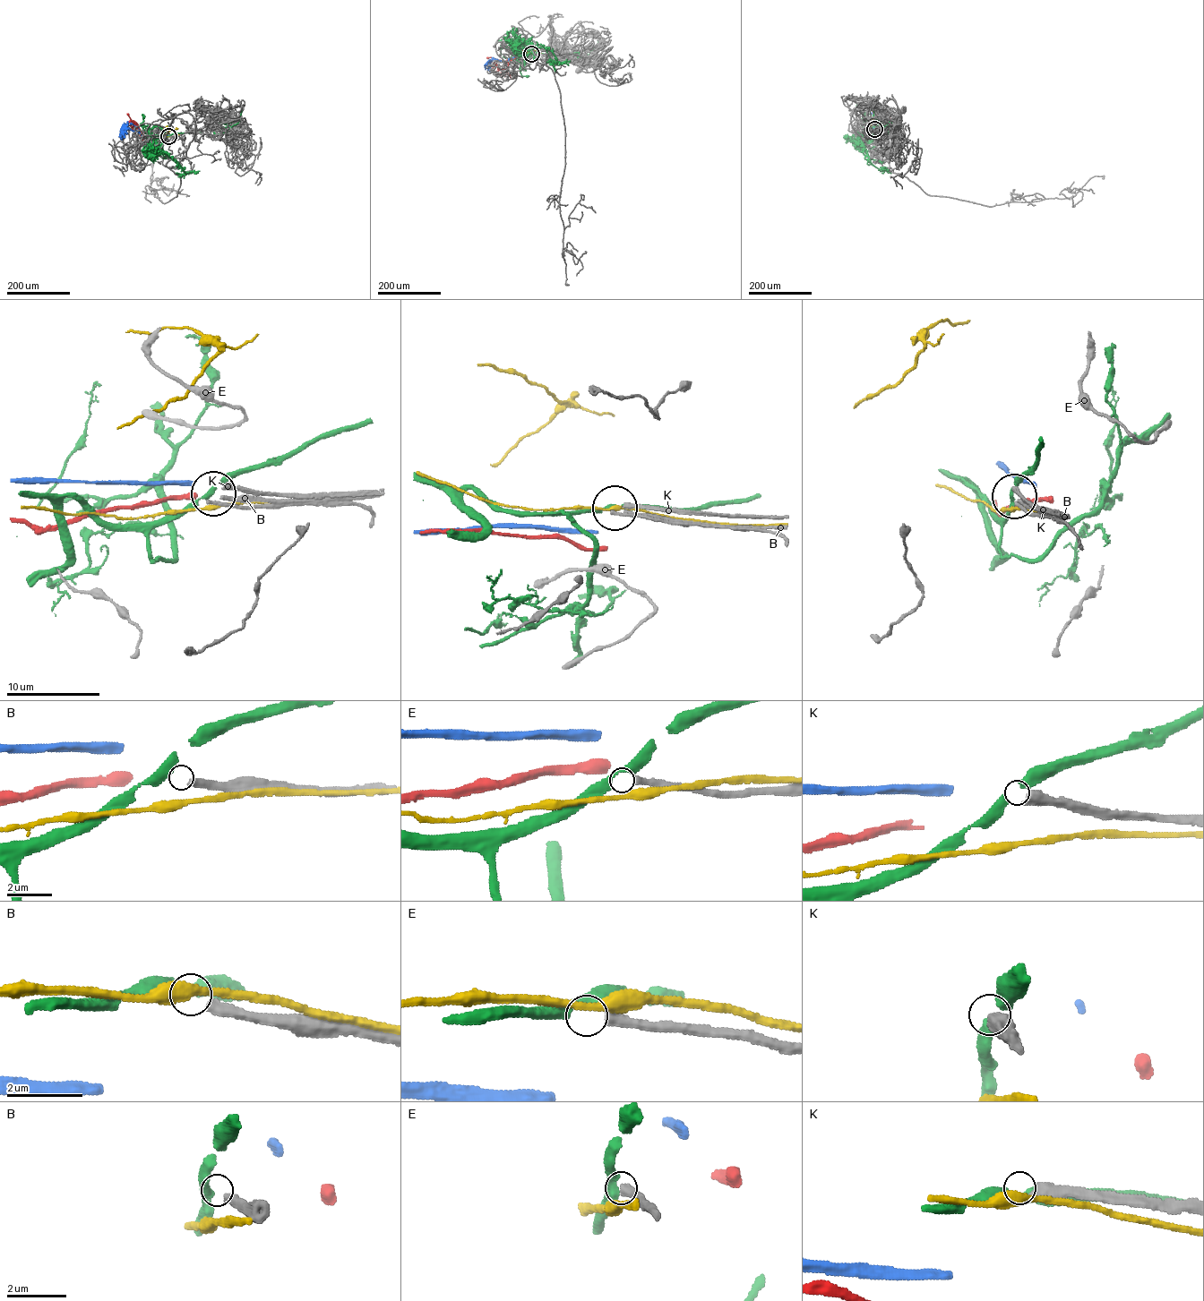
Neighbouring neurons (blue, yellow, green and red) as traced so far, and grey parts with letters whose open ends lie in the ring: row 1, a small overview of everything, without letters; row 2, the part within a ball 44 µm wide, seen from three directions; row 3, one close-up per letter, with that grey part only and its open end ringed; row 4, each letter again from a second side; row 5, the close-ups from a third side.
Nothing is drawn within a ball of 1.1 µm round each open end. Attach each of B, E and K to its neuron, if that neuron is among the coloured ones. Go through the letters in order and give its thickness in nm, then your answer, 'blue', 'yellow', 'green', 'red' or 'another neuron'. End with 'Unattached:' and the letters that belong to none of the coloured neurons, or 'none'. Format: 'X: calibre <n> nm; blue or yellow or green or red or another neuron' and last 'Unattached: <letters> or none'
B: calibre 340 nm; another neuron
E: calibre 320 nm; another neuron
K: calibre 500 nm; another neuron
Unattached: B, E, K

